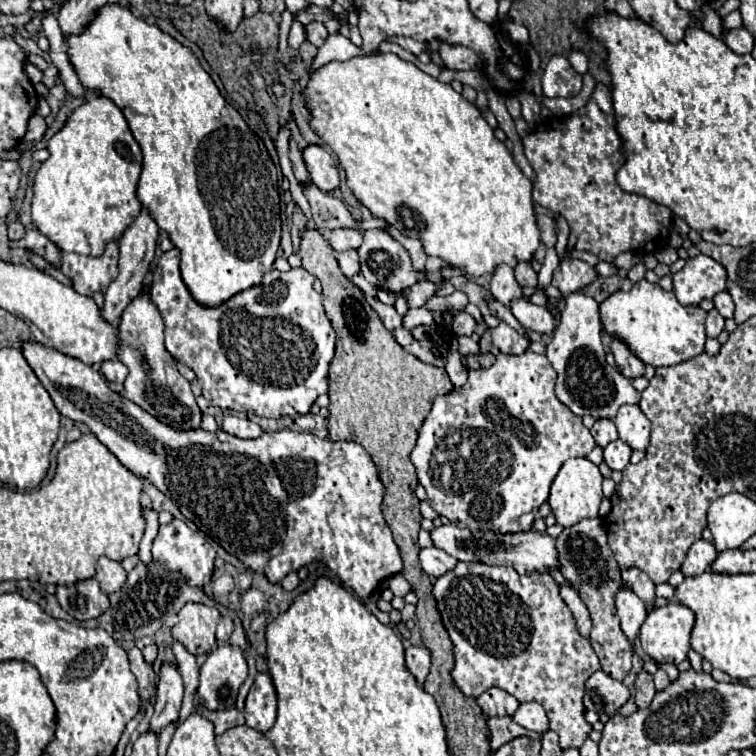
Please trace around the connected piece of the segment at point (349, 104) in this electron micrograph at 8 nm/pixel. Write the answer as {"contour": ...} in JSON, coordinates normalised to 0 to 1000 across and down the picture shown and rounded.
{"contour":[[[513,69],[505,74],[471,74],[458,82],[437,82],[415,95],[415,101],[407,106],[407,114],[402,116],[407,143],[413,148],[410,167],[415,175],[429,185],[429,190],[439,198],[439,204],[450,212],[450,220],[458,228],[460,249],[468,254],[468,259],[497,286],[516,296],[521,296],[534,312],[553,315],[561,325],[561,333],[566,339],[579,339],[590,344],[595,352],[603,352],[614,357],[616,365],[640,365],[651,362],[661,349],[683,352],[685,347],[701,347],[714,328],[714,302],[709,294],[706,267],[704,267],[704,238],[690,230],[690,225],[683,220],[675,198],[653,180],[653,172],[646,167],[646,161],[638,156],[635,146],[611,130],[595,111],[585,111],[577,103],[566,101],[556,90],[550,90],[545,82],[529,79],[524,71]]]}

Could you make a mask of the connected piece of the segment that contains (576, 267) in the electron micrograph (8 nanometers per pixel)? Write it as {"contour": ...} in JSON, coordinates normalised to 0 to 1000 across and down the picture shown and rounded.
{"contour":[[[746,341],[738,352],[738,357],[733,360],[730,376],[738,378],[738,384],[749,394],[749,392],[775,381],[778,376],[783,376],[788,368],[791,368],[791,360],[786,357],[786,352],[765,344],[765,341]]]}

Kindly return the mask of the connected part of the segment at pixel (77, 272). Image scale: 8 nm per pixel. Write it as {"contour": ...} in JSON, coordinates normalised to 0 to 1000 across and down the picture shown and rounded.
{"contour":[[[143,320],[135,339],[106,339],[98,333],[79,333],[82,344],[77,357],[95,373],[95,381],[108,392],[140,386],[156,365],[156,323]]]}

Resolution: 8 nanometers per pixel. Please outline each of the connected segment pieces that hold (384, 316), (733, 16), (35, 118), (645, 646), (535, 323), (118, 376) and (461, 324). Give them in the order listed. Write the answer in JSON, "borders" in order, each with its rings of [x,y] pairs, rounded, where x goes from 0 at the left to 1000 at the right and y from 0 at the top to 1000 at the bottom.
{"borders":[[[[484,392],[484,399],[487,399],[497,413],[500,413],[503,423],[508,426],[508,431],[511,431],[513,437],[532,431],[532,421],[526,418],[526,413],[524,413],[524,407],[521,407],[521,405],[505,402],[505,399],[503,399],[500,394],[495,394],[495,392]]],[[[971,13],[971,16],[966,16],[963,21],[955,24],[955,37],[958,40],[971,40],[971,37],[979,37],[979,34],[981,34],[981,24],[979,24],[976,13]]],[[[42,151],[40,159],[37,159],[37,172],[34,172],[29,188],[32,188],[32,190],[40,190],[40,188],[45,188],[45,185],[53,185],[53,183],[58,180],[58,175],[61,175],[61,161],[58,161],[58,156],[56,156],[53,151]]],[[[897,796],[865,804],[847,831],[849,860],[870,878],[899,878],[913,862],[913,836],[918,831],[918,810]]],[[[696,394],[680,397],[675,410],[693,434],[701,434],[701,437],[706,437],[717,444],[730,444],[733,437],[738,434],[738,429],[741,429],[738,421],[728,410],[722,410],[717,405],[706,405]]],[[[140,476],[135,481],[135,495],[138,495],[138,500],[143,505],[161,508],[167,503],[167,497],[169,497],[169,487],[159,476]]],[[[611,413],[611,418],[601,418],[598,437],[601,437],[603,442],[616,442],[616,444],[624,444],[627,434],[630,434],[630,423],[627,423],[622,415]]]]}

